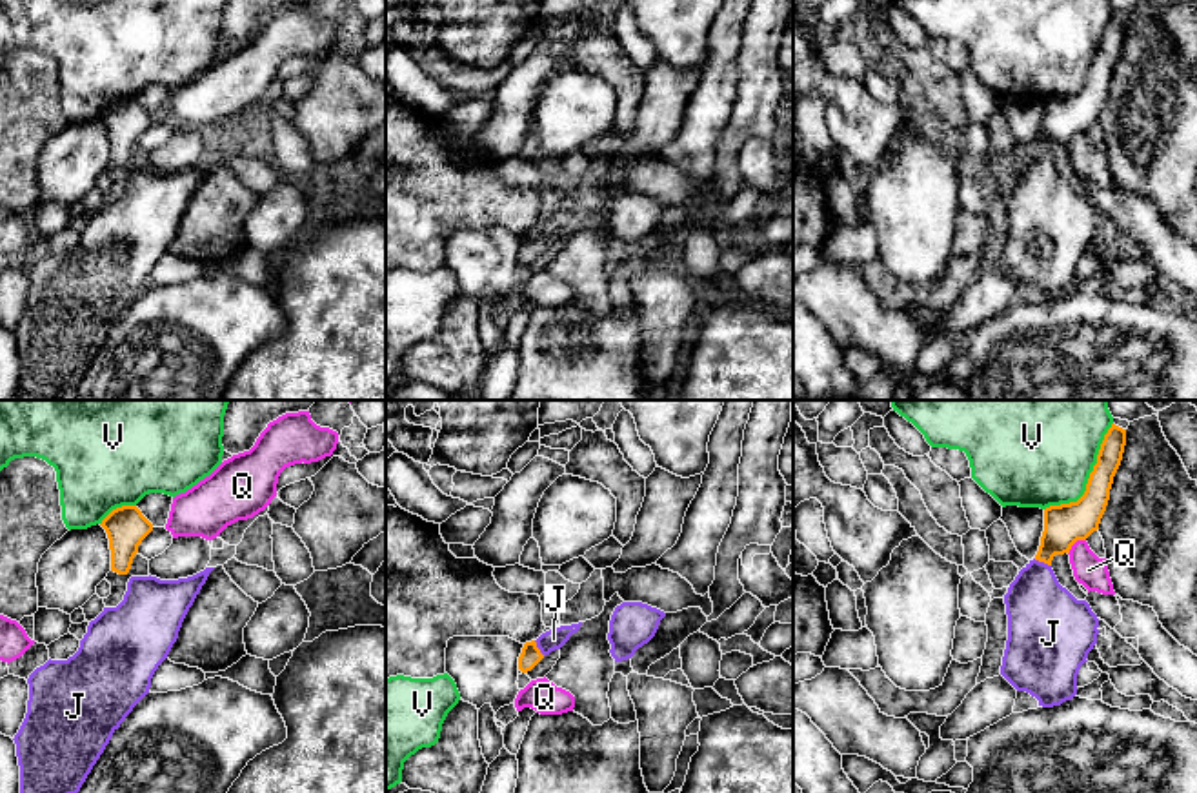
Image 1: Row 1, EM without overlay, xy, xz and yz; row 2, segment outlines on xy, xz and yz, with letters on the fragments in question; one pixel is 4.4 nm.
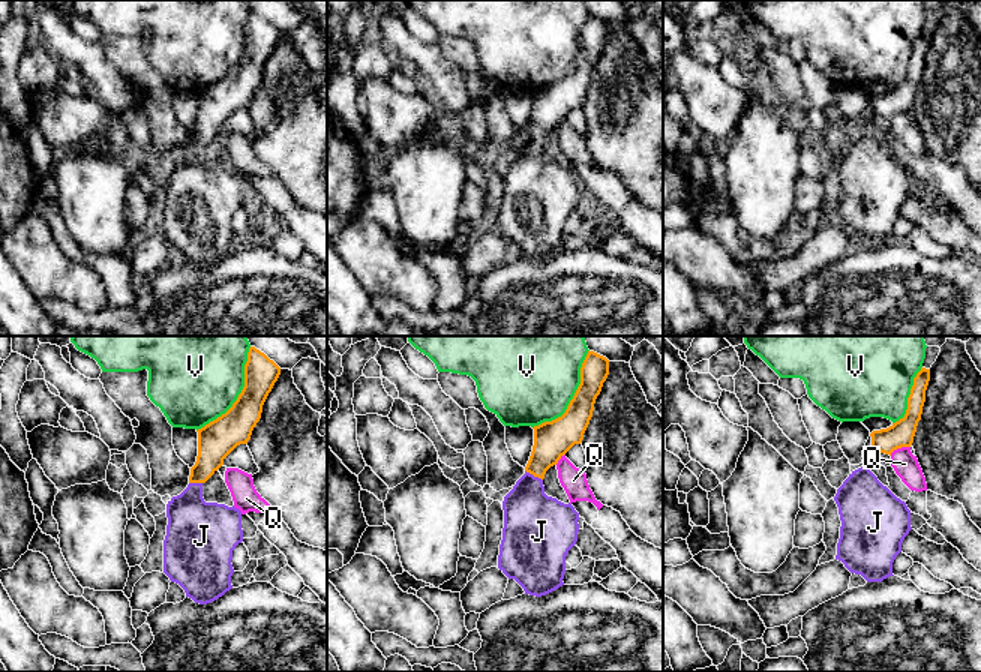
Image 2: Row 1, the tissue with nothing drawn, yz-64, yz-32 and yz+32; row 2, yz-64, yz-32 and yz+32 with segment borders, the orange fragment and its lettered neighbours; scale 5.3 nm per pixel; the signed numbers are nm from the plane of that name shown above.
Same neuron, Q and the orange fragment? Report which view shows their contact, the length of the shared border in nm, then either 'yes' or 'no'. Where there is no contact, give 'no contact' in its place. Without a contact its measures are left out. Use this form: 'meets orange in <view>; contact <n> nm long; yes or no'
meets orange in yz; contact 100 nm long; no

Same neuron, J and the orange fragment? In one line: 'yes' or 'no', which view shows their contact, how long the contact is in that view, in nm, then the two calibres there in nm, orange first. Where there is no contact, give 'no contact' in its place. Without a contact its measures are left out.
yes; contact in yz; length 90 nm; calibres 180 and 320 nm

